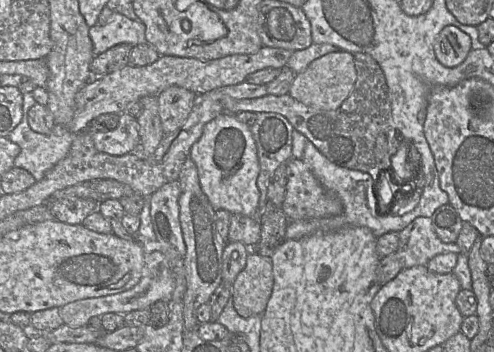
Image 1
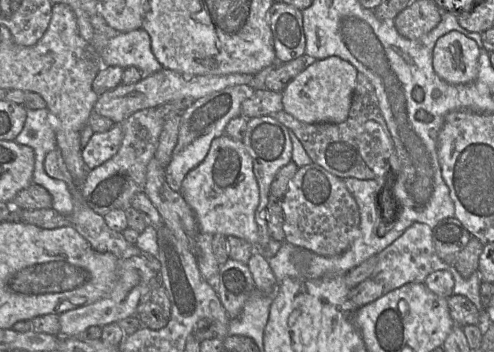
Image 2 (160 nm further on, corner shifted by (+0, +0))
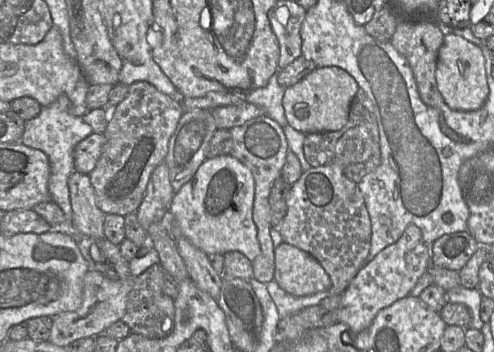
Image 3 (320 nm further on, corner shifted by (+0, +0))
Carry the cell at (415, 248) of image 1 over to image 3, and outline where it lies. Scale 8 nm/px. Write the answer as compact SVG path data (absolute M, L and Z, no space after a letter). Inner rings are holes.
M409 224L399 240L367 262L343 292L338 322L345 323L355 334L367 329L381 309L410 294L430 264L430 247L423 241L419 227Z

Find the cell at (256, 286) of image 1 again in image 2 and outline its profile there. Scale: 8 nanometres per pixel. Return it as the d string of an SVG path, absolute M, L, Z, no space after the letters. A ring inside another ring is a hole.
M226 134L215 138L205 159L185 176L179 192L193 210L200 231L210 235L218 233L226 237L235 236L253 246L254 251L247 265L255 289L274 296L277 280L260 250L260 230L255 219L259 204L259 187L253 171L252 158L243 142Z

